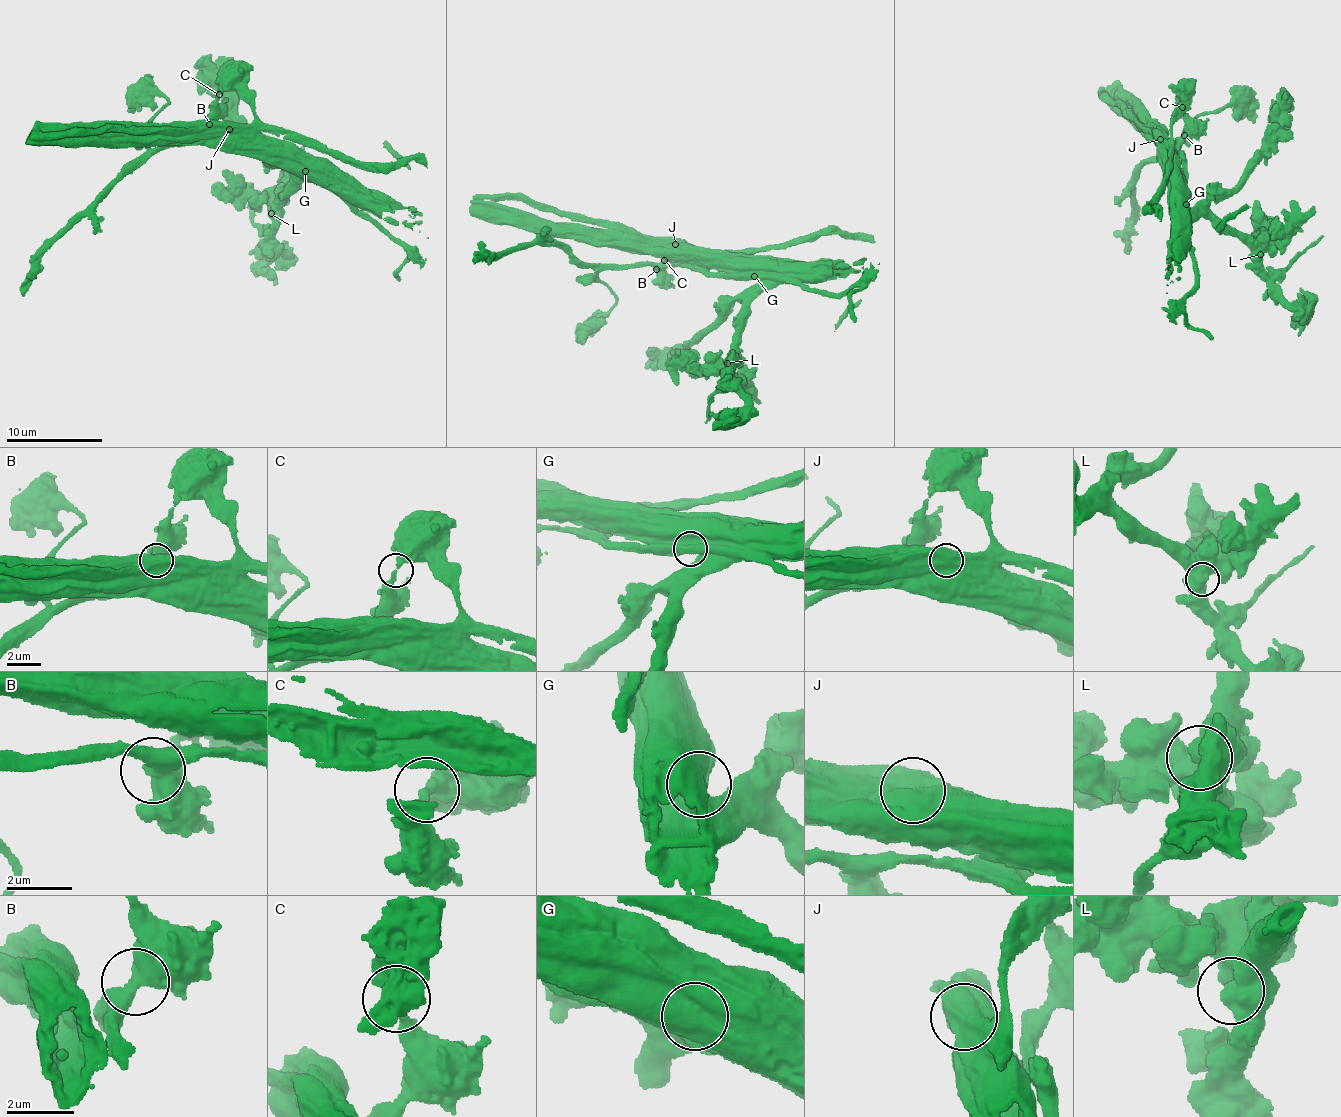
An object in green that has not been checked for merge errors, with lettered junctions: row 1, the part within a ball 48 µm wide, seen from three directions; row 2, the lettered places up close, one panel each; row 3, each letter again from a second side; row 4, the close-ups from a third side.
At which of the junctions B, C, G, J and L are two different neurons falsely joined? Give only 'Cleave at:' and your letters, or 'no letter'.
Cleave at: C, G, J

